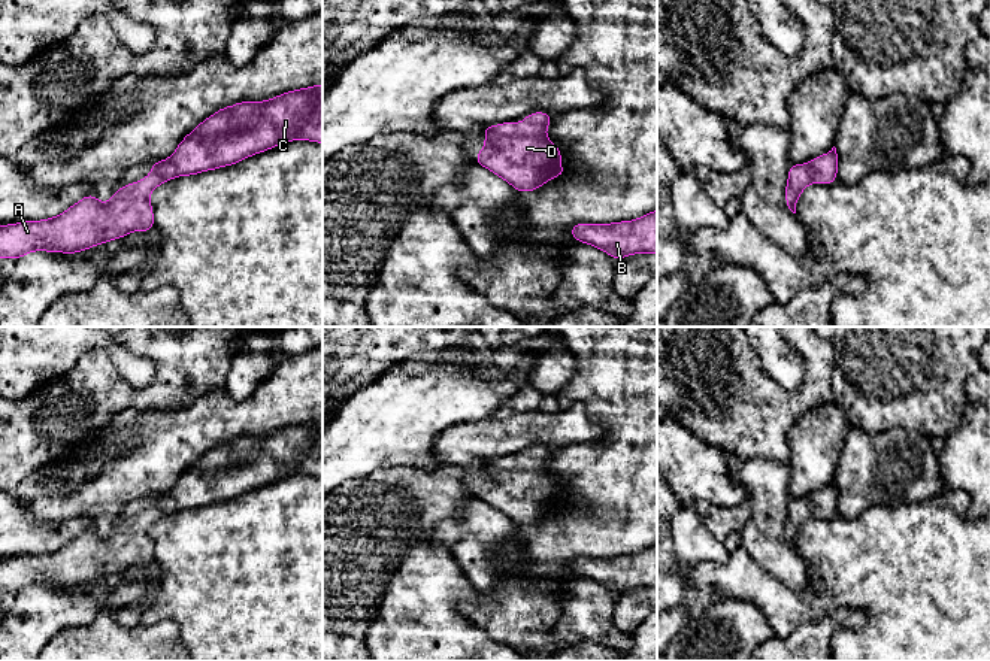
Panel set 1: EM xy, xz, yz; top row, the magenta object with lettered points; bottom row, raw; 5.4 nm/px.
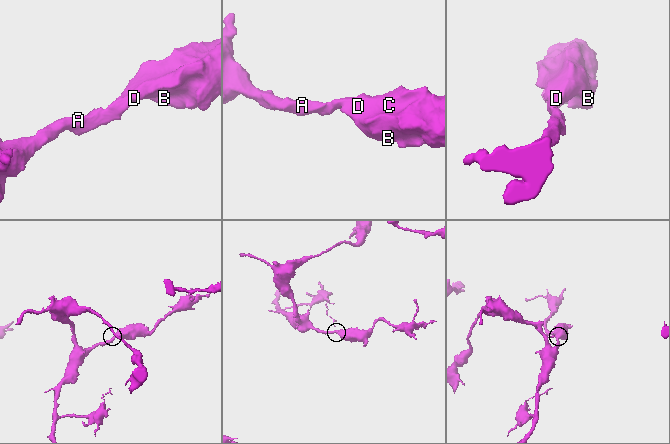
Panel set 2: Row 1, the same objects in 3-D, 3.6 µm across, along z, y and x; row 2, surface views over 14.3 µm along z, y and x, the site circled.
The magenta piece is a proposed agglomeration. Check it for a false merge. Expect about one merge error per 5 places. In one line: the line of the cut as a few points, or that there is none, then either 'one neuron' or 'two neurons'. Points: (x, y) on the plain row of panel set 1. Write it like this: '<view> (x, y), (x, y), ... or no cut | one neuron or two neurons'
no cut | one neuron

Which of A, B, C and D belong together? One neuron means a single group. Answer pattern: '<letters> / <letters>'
A B C D

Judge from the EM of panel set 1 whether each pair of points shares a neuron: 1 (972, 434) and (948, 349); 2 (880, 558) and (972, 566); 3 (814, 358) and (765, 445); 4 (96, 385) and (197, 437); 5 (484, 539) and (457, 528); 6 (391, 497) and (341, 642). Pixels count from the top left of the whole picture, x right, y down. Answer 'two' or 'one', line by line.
1: two
2: one
3: one
4: two
5: one
6: one

